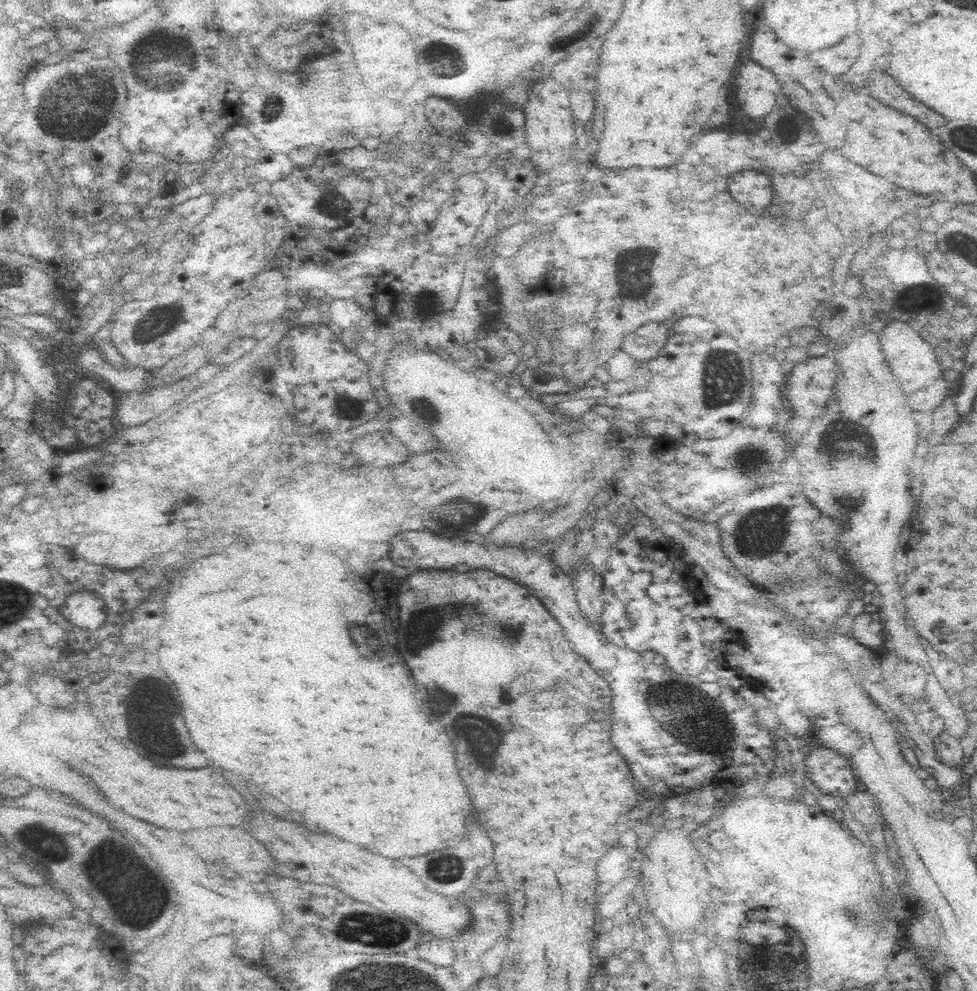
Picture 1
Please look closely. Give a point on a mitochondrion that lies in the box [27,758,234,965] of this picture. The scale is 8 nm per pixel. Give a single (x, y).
(141, 898)

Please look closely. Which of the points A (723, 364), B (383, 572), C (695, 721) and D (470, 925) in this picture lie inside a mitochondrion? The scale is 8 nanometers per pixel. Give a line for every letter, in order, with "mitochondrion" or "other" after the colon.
A: mitochondrion
B: other
C: mitochondrion
D: other

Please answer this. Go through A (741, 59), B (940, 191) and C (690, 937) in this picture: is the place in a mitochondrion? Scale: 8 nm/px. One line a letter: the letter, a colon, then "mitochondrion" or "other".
A: other
B: other
C: other

